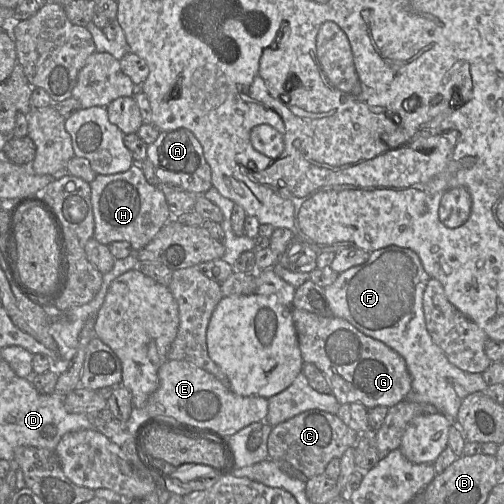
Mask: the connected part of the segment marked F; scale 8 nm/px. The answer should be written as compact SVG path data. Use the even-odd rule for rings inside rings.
M390 245L370 252L365 263L339 273L333 284L324 287L324 294L333 316L348 321L363 334L383 342L404 358L412 379L411 390L404 400L433 405L451 423L453 420L456 421L463 401L454 391L453 383L463 386L468 394L485 392L488 385L481 373L469 373L450 363L428 333L423 311L423 296L430 278L419 256L413 250Z

